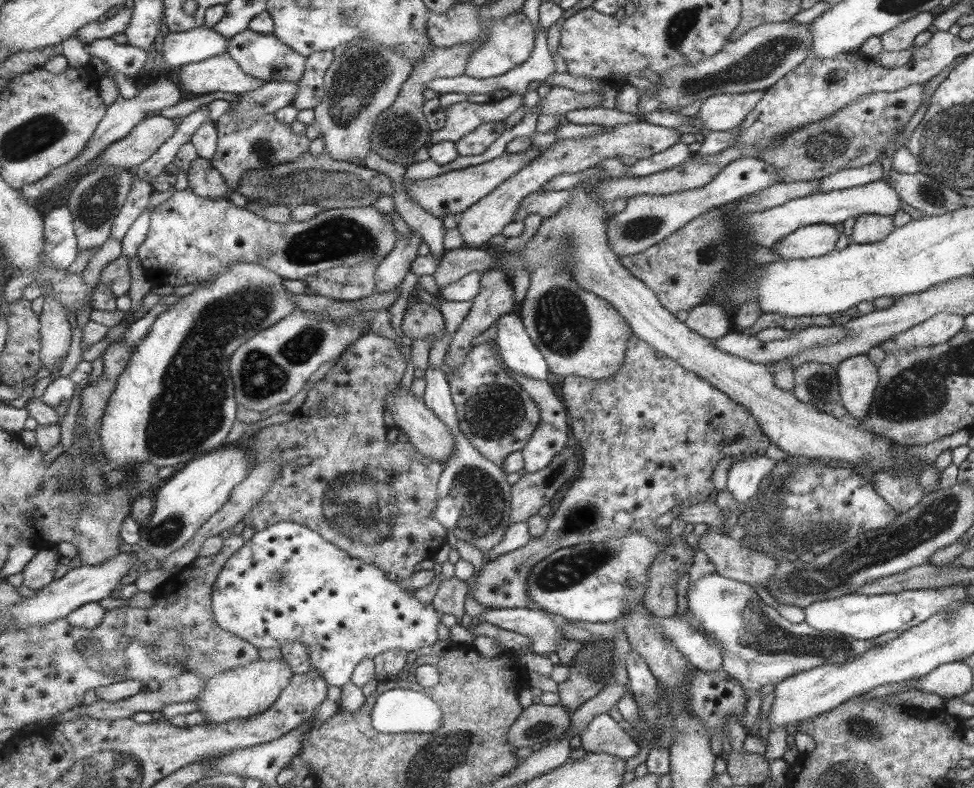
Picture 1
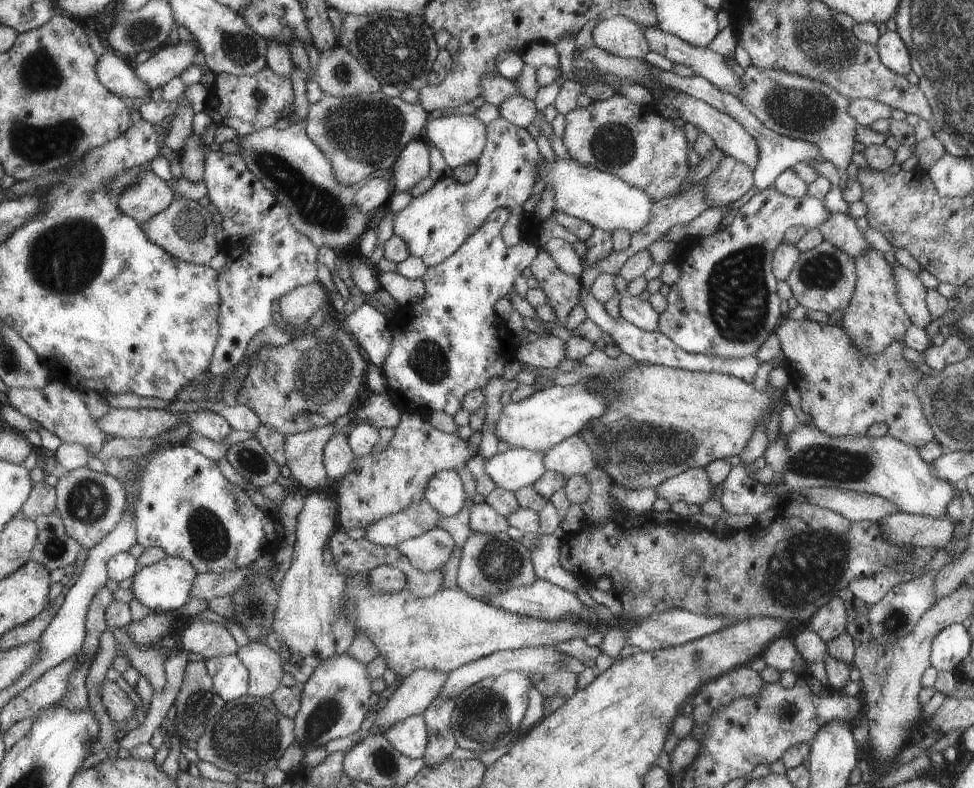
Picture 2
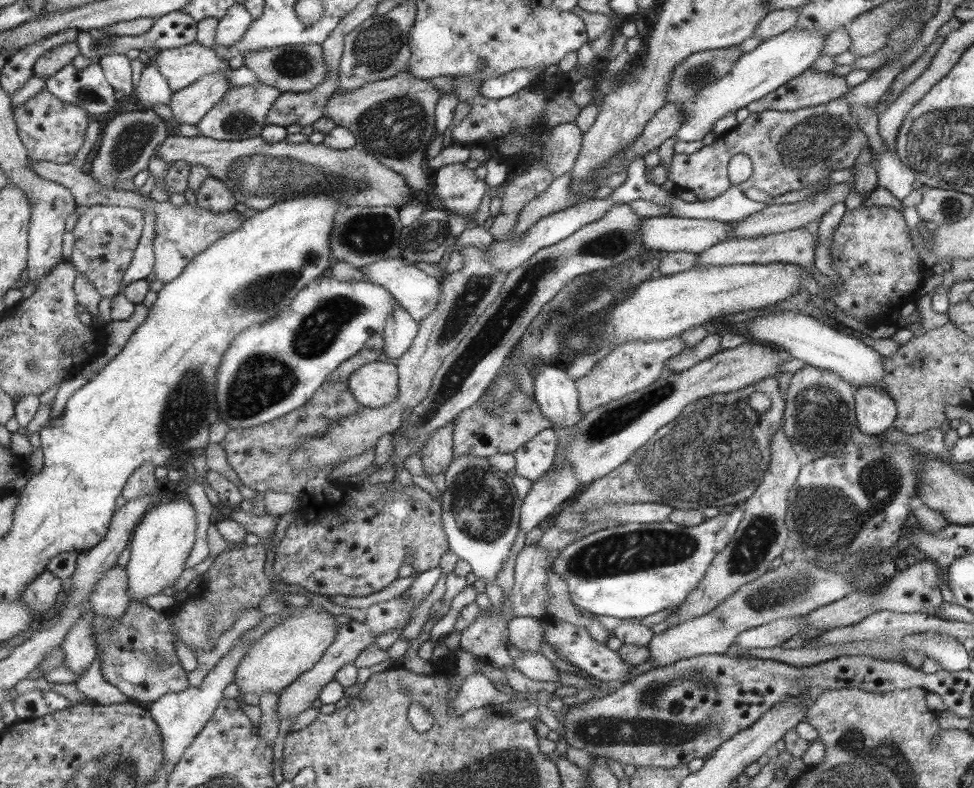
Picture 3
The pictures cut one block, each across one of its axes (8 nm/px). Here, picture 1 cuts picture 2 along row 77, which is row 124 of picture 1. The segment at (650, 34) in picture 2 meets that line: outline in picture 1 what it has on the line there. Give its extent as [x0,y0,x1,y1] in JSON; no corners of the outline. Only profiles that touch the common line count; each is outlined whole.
[697,91,764,132]

